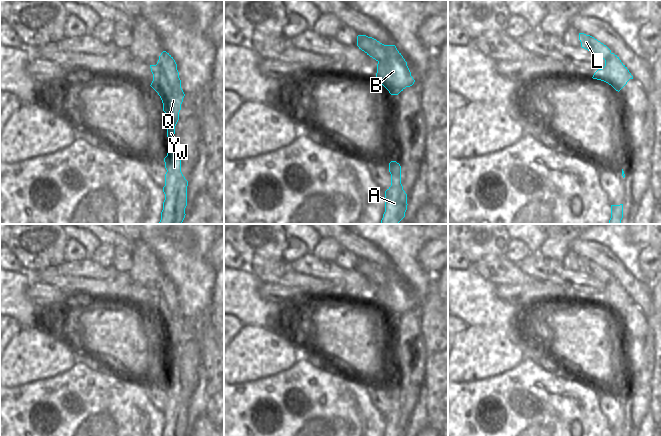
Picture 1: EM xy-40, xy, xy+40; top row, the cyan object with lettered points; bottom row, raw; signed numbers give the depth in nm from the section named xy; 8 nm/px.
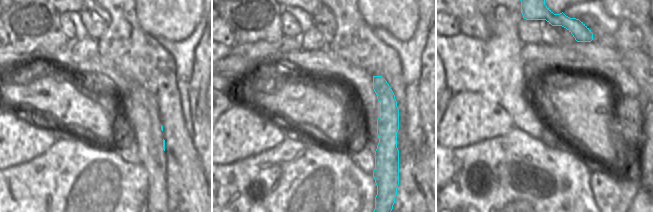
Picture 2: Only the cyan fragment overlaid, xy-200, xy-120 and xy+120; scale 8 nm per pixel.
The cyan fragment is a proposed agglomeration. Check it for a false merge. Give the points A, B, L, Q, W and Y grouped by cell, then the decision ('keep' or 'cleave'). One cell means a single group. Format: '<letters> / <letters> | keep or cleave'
A B L Q W Y | keep

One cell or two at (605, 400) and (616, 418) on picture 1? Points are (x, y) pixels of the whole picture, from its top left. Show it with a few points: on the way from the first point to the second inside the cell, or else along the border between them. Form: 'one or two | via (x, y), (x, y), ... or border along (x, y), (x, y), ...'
one | via (609, 404), (614, 414)

